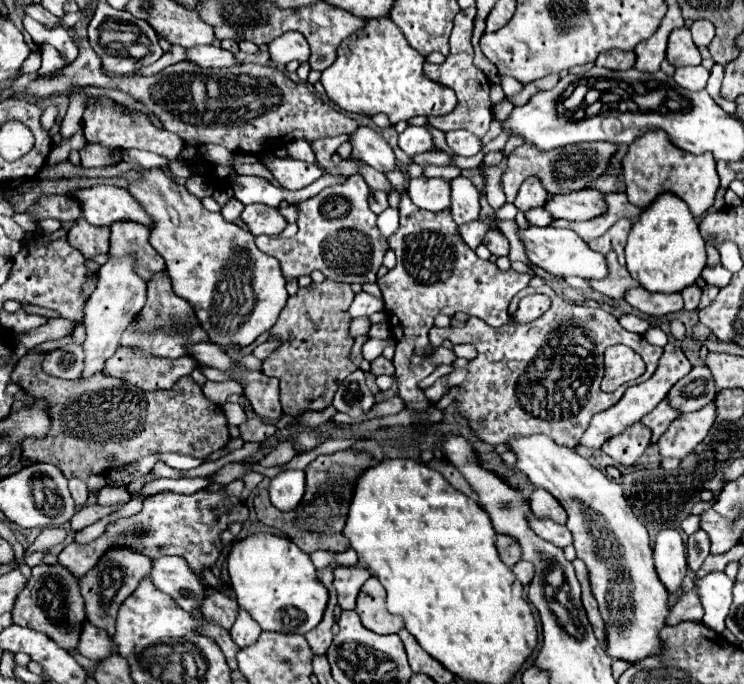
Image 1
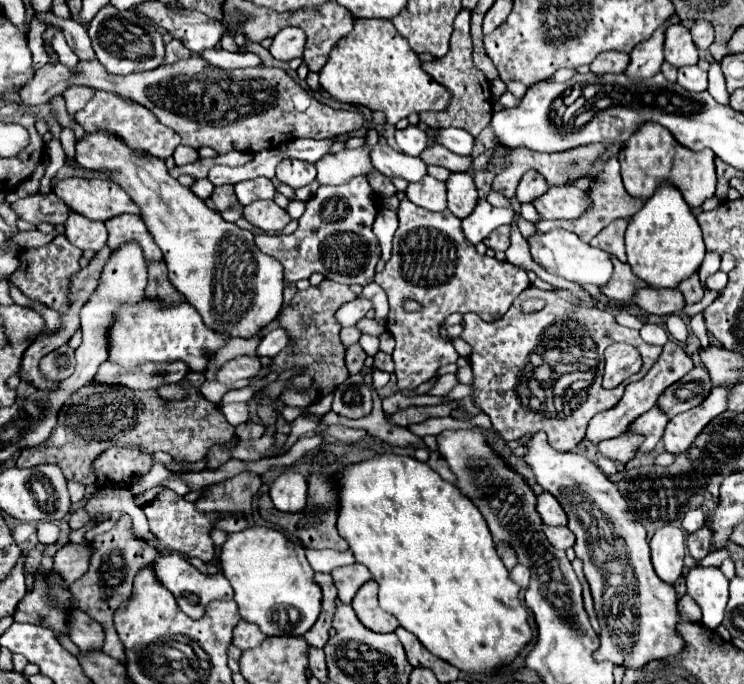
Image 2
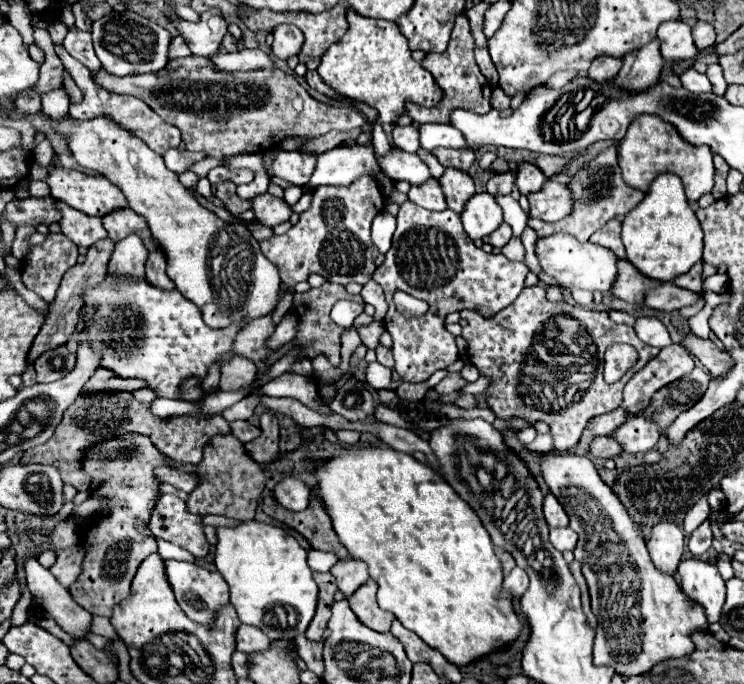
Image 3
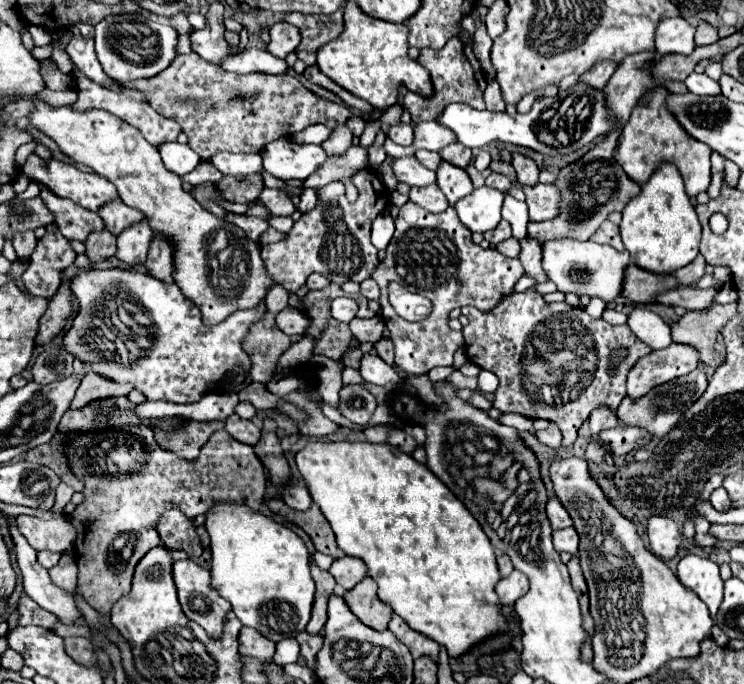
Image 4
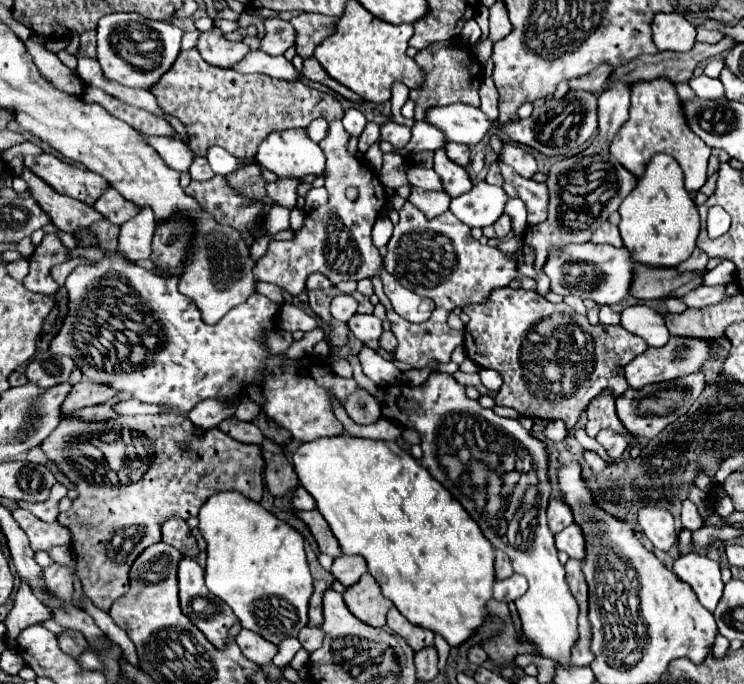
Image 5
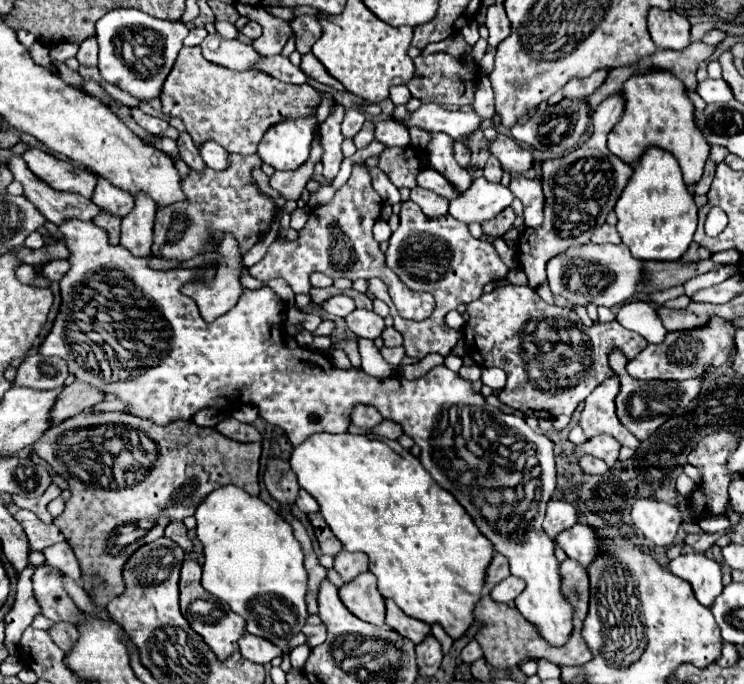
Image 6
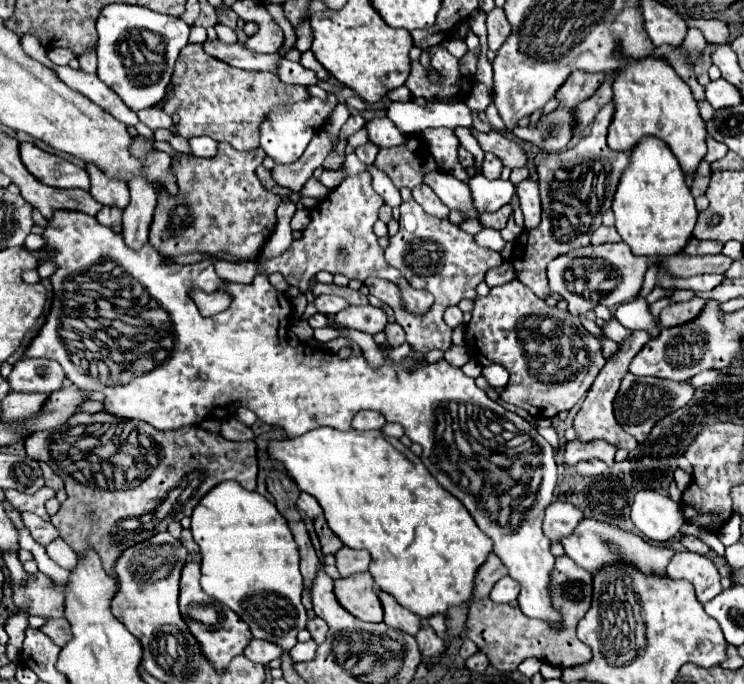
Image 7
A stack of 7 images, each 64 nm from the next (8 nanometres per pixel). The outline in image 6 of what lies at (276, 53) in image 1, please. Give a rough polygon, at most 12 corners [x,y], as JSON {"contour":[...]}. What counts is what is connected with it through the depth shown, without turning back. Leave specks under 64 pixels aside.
{"contour":[[236,4],[236,10],[262,26],[254,50],[262,56],[280,54],[292,36],[286,20],[264,8]]}

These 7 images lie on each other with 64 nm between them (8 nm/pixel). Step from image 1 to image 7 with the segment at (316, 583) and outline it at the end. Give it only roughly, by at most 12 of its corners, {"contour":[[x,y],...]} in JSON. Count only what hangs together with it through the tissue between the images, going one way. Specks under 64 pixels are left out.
{"contour":[[236,482],[194,508],[202,590],[254,638],[306,628],[300,554]]}

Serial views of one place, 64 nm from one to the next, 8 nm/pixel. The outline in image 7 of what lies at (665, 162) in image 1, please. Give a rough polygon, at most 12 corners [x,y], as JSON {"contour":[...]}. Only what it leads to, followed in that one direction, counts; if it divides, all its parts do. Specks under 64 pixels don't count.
{"contour":[[656,54],[626,60],[608,146],[668,144],[686,174],[706,156],[688,84]]}

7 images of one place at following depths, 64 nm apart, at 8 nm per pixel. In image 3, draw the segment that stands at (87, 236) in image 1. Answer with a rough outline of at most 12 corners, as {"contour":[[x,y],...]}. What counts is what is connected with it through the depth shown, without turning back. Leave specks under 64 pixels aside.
{"contour":[[64,202],[62,234],[76,246],[90,248],[106,238],[100,218],[88,216]]}

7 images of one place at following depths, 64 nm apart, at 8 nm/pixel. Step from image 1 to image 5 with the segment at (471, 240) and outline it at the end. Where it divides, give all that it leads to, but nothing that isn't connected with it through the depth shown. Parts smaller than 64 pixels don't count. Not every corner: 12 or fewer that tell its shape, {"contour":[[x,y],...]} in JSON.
{"contour":[[480,182],[454,198],[450,210],[470,228],[502,216],[508,196]]}

